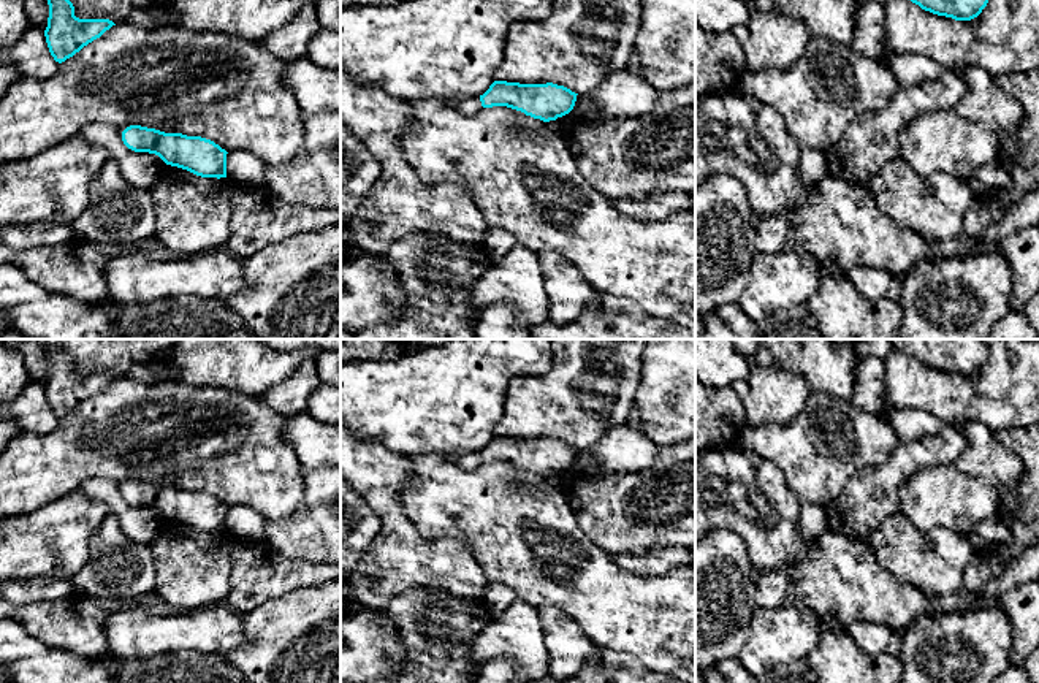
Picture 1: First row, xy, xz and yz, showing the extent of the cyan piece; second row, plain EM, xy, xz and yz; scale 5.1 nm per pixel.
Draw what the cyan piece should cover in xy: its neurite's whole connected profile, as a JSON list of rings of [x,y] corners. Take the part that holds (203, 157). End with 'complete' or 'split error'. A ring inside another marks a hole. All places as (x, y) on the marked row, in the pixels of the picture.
[[[130,125],[122,132],[122,141],[135,152],[155,154],[166,165],[187,170],[196,176],[226,177],[228,152],[211,139]]]; complete

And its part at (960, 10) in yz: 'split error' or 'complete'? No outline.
complete

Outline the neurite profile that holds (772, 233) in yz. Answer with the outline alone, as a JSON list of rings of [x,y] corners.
[[[787,214],[762,217],[755,231],[755,249],[762,254],[786,250],[790,238],[790,219]]]

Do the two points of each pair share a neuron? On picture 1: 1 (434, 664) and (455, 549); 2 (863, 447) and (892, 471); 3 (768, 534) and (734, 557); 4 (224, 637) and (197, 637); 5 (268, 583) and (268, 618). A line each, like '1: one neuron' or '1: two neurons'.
1: two neurons
2: two neurons
3: two neurons
4: one neuron
5: two neurons

